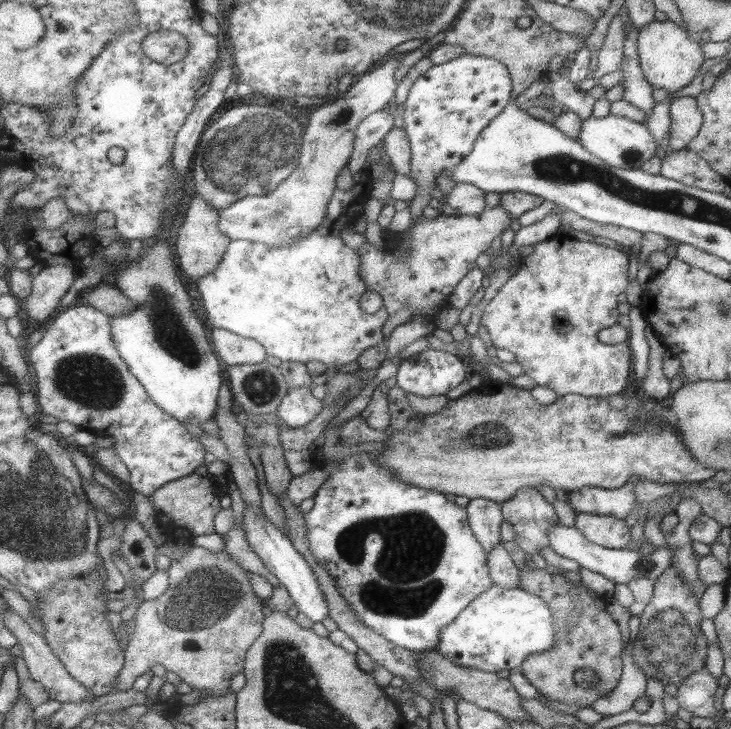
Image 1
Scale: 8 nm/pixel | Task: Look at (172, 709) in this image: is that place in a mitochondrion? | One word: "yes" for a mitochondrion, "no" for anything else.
no

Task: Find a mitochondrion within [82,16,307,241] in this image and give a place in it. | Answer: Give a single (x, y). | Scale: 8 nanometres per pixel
(253, 149)

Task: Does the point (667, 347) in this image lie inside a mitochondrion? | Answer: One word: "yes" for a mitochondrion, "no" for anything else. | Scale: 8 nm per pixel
no

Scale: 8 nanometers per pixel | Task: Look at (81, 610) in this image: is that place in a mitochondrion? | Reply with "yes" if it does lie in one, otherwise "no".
no

